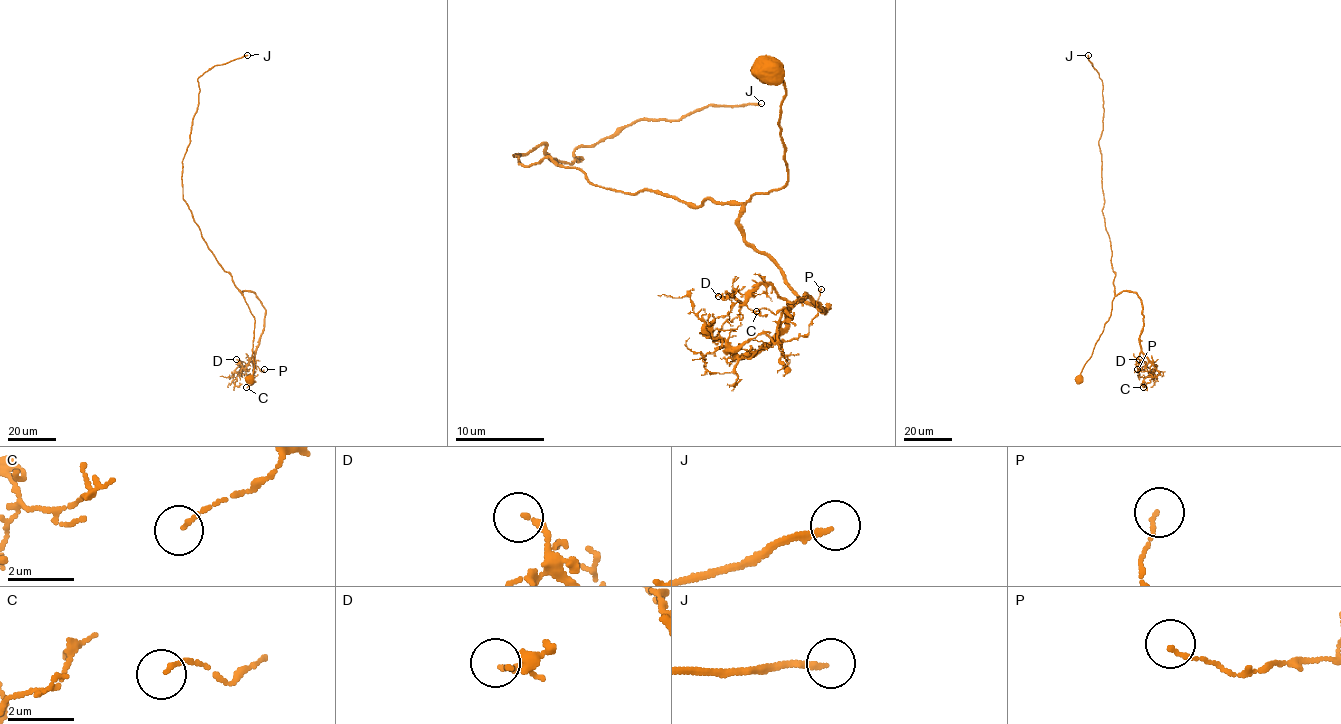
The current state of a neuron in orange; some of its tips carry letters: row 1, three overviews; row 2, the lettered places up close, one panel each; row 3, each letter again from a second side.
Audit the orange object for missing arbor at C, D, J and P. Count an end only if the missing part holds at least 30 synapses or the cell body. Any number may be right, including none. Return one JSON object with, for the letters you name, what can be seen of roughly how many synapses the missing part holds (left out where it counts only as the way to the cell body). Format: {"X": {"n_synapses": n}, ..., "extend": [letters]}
{"J": {"n_synapses": 70}, "extend": ["J"]}

